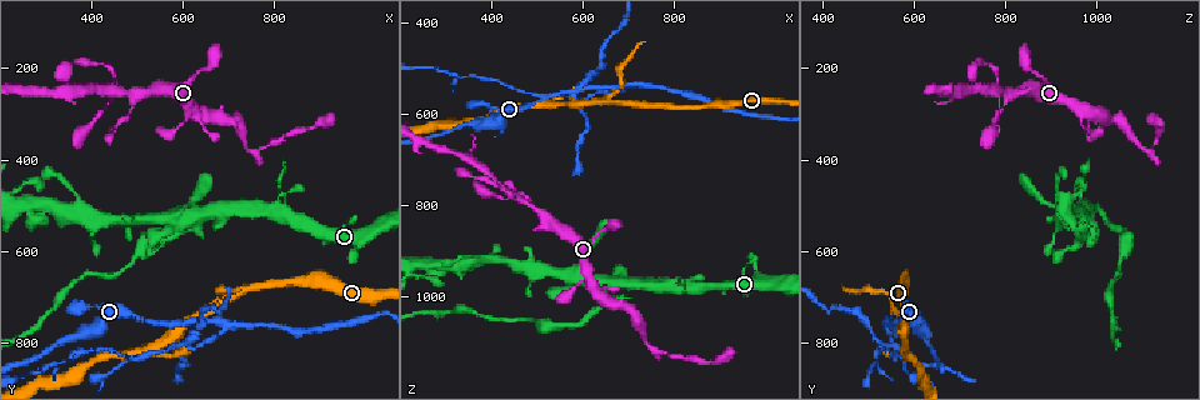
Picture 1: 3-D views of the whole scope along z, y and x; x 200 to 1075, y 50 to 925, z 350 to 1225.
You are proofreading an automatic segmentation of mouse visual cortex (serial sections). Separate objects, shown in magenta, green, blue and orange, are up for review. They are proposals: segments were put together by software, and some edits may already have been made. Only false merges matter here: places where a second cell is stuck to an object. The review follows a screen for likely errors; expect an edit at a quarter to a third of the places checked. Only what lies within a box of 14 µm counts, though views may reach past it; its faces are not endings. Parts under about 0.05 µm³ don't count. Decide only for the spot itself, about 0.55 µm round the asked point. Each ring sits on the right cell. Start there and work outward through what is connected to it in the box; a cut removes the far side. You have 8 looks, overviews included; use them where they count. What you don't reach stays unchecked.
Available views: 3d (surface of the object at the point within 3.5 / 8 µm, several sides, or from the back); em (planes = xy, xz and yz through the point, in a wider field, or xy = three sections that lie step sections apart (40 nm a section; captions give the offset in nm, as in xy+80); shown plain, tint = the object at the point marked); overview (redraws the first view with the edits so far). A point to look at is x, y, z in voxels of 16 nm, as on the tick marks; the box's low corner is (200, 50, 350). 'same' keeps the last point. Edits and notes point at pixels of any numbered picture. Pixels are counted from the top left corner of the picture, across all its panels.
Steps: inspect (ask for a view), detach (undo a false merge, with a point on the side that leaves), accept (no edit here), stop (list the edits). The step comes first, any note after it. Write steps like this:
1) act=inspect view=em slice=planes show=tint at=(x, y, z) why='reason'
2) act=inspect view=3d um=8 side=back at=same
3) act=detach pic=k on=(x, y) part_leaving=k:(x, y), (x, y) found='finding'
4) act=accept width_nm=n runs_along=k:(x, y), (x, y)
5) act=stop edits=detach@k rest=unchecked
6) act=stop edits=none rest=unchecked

act=inspect view=3d um=3.5 at=(685, 750, 535) why='arms part here'

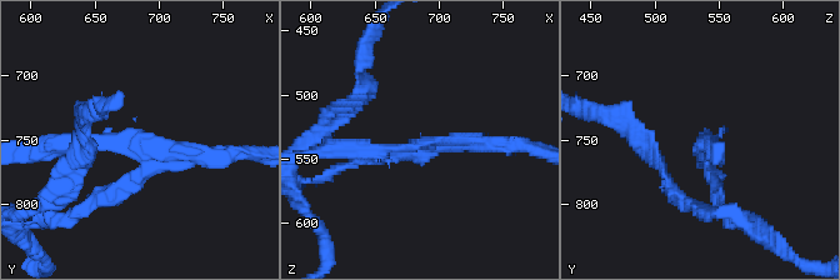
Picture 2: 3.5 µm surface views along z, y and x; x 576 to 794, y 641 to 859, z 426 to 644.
act=inspect view=em slice=xy step=1 show=tint at=(682, 754, 540) arms=3 arm_widths_nm=150,200,250

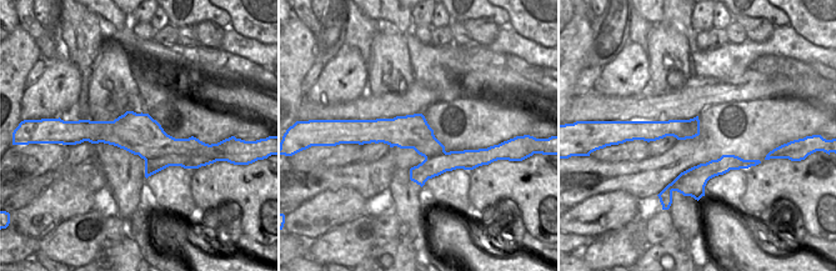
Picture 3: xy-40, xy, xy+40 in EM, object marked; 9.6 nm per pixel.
act=detach pic=2 on=(115, 200) part_leaving=2:(146, 163), (89, 209), (46, 216) found='a second cell is stuck on'

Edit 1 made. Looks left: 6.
act=inspect view=3d um=8 at=(460, 255, 790) why='thick turns thin'

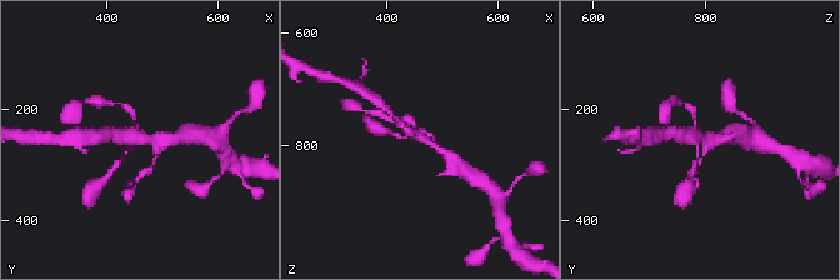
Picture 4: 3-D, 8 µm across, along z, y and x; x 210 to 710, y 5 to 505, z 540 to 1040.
act=inspect view=3d um=3.5 side=back at=(465, 255, 780)

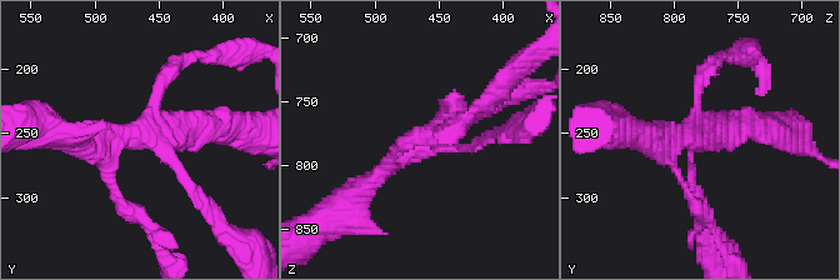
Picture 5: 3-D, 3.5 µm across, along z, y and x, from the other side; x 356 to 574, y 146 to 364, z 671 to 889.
act=inspect view=em slice=xy step=3 show=tint at=(462, 252, 786) arms=4 arm_widths_nm=150,150,250,250

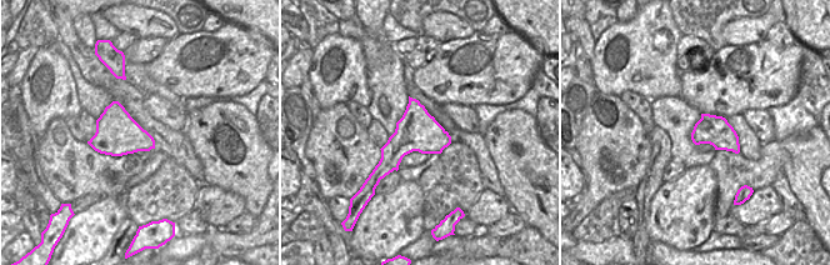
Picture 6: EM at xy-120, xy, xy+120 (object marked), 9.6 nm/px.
act=accept width_nm=400 runs_along=5:(354, 195), (491, 100) found='continuous, no second cell'

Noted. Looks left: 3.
act=inspect view=3d um=3.5 at=(815, 515, 975) why='abrupt turn'

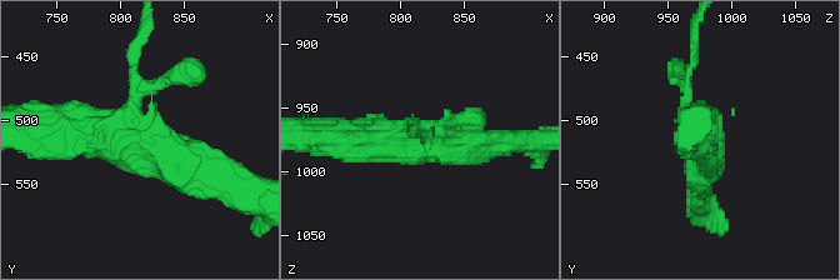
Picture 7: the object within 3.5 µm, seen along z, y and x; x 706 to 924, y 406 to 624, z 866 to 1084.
act=inspect view=em slice=xy step=5 show=tint at=(814, 516, 978) arms=3 arm_widths_nm=150,450,500 why='need the tissue'

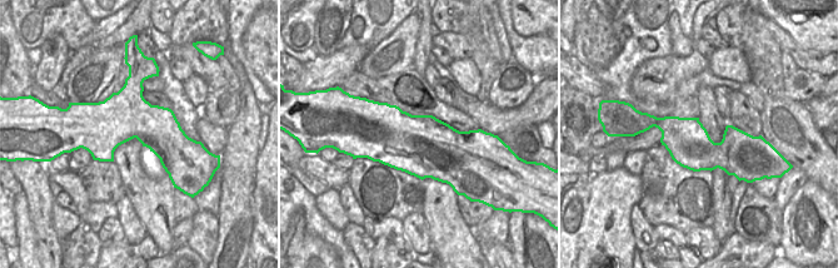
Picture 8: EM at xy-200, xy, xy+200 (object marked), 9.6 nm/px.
act=detach pic=7 on=(184, 69) width_nm=600 part_leaving=7:(130, 106), (180, 73), (203, 76) found='a second cell is stuck on'

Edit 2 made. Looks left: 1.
act=stop edits=detach@2,detach@7 rest=unchecked

